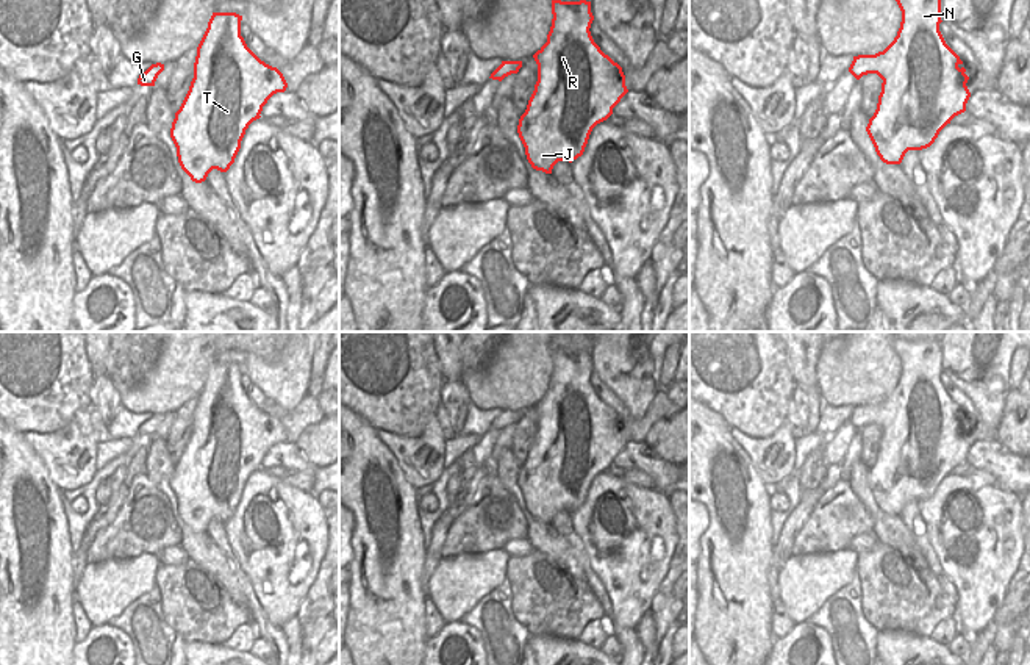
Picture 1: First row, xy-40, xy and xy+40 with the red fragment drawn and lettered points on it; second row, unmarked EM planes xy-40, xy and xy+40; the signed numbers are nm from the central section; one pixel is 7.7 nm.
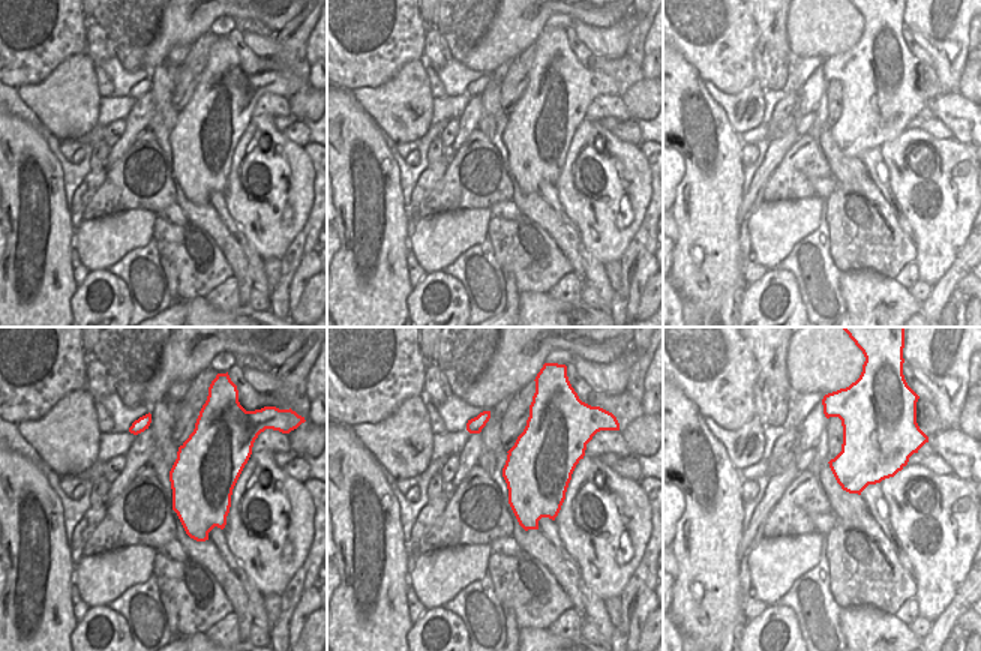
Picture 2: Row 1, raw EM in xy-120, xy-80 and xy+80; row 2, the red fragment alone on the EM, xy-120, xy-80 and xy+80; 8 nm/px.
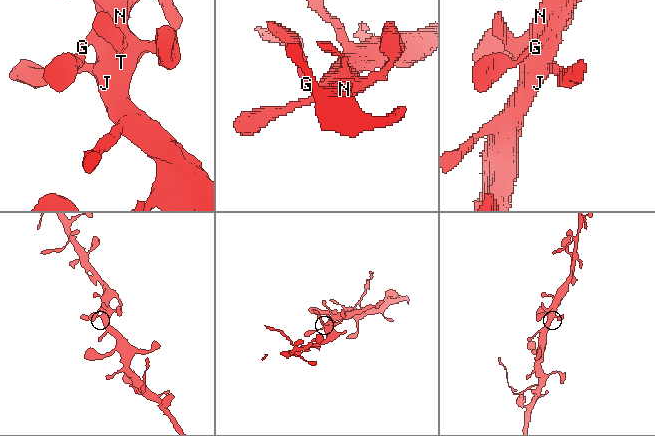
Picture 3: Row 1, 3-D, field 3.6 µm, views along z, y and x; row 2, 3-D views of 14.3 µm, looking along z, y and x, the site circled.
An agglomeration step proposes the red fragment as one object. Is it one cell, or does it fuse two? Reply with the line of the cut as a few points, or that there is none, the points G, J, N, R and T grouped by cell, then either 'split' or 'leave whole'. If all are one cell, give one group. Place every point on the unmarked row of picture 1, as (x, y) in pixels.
no cut | G J N R T | leave whole

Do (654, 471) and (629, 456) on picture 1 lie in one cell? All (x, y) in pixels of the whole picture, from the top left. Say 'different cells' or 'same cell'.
same cell

